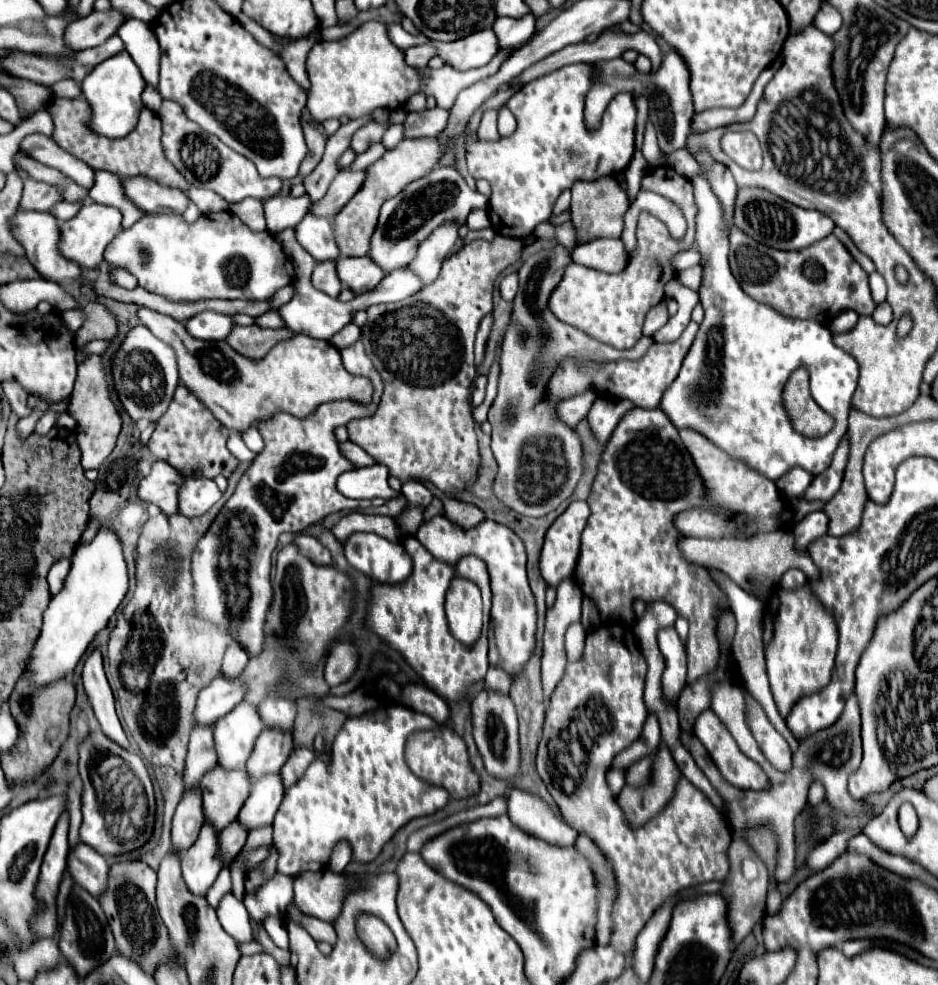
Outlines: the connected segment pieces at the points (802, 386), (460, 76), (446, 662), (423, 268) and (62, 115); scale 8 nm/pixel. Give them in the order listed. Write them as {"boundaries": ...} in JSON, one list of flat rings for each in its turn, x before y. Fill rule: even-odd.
{"boundaries":[[[797,368,791,374,783,390,783,398,785,398,785,408,791,416,793,428,803,436,817,438,833,430,835,420,823,410,819,410,819,406,811,398,809,372,805,368]],[[365,22,361,24,359,30,355,30,353,34,341,38,341,40,333,40,333,42,317,42,307,58,307,74,311,80,311,90,309,90,309,112,317,122,329,120,329,118,359,118,363,114,371,114,377,108,399,108,411,94,415,92,423,92,427,96,433,96,437,106,450,109,456,96,465,87,489,78,491,74,495,74,499,70,499,64,503,60,507,60,509,54,513,54,517,48,507,48,507,50,499,50,499,56,495,56,487,66,483,68,475,68,475,70,467,70,467,72,457,72,451,70,451,66,443,66,439,70,431,70,429,66,422,69,409,68,405,64,403,52,387,38,387,30,381,22]],[[415,536,403,538,405,550,413,558,413,574,407,582,401,584,375,584,371,590,371,608,367,618,367,630,379,634,391,648,403,654,407,664,415,668,425,682,447,700,463,700,465,688,481,678,487,672,487,626,490,622,491,588,489,574,485,562,475,556,465,556,459,560,457,568,439,562,433,558,423,544],[459,574,471,582,475,582,483,594,483,634,473,646,465,646,455,640,447,628,447,618,443,612,445,592,449,588,451,578]],[[439,226,439,230,435,230,435,234,427,238,427,242,421,242,415,260,409,264,409,270,415,272,425,286,435,282,441,264,457,238,459,238,457,226]],[[53,98,53,102,49,104,53,122,55,122,55,132,51,134,51,140,63,148,65,152,73,154,75,158,83,160,87,166,91,166,93,170,107,170,113,172,121,178,131,178,131,176,147,176,163,186,171,186,171,188,179,188,179,190,187,190,187,180,175,170,175,166,171,166,171,162,167,162,165,154,163,154,163,146,161,146,161,122,159,116,153,114,149,108,141,110,139,116,139,124,137,128,127,134,125,138,107,138,101,136,93,130,89,130,87,122,91,118,91,106,85,98],[123,172,133,172,133,174,123,174]]]}

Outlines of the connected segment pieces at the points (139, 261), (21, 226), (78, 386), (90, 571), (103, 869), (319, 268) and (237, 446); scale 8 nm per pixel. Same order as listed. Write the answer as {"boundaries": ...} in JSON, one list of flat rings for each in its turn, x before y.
{"boundaries":[[[173,212,145,214,129,230,121,230,103,254,113,268,123,268,133,274,147,292,159,294,169,302,199,302,199,300,267,300,279,288,293,282,293,266,271,232,253,232,233,212,205,214,197,222,187,224,183,216]],[[21,206,17,208,15,216,11,218,11,234,17,238,17,242,25,248,27,260,43,274,47,280,61,282,65,278,77,278,81,274,79,266,75,262,69,262,61,252,59,252,59,240,61,240,61,230,59,222,51,212,37,212,37,210,23,210]],[[87,354,85,360,79,364,77,380,75,380,75,390,71,394,71,406,69,414,77,422,77,442,81,446,83,458,81,464,85,470,99,470,99,466,107,460,107,456,113,452,117,436,121,432,121,416,111,400,111,388,103,370,103,358,97,354]],[[103,526,91,542,77,546,71,558,71,572,65,580,65,586,57,596,51,598,49,608,45,610,39,642,35,644,33,658,25,666,23,674,27,674,35,686,71,676,87,646,103,628,107,628,109,618,115,614,127,590,129,576,123,556,123,542,111,528]],[[79,842,71,850,67,862,75,884,85,888,93,898,99,898,107,890,109,864,101,854,91,850,91,846]],[[319,262,313,270,313,286,325,294,329,294,331,298,337,298,341,292,341,280,337,276,337,268,335,262]],[[235,432,229,436,227,448,229,448,231,454,233,454,235,458,239,458,241,462,251,462,256,456,254,452,251,452,251,450,245,446,245,442,241,440,241,434,235,434]]]}

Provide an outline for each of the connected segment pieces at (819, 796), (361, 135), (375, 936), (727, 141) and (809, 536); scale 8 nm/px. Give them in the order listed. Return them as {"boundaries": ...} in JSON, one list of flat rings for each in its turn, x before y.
{"boundaries":[[[813,782,813,784,809,786,809,806,815,808,823,798,825,798,825,788,823,788,823,784,821,784,821,782]],[[371,122,371,124,363,126,363,128,359,128,359,130,353,134,353,138,351,138,351,148,355,150,355,154,363,154,371,144,381,142,385,130,387,130,387,128,381,126,381,124,377,124,377,122]],[[363,916,359,920,359,936,363,940,363,944,379,958,387,958,395,950,396,940,389,928,373,918,373,916]],[[727,132,727,136,721,138,721,148,741,168,761,166,761,146,751,132]],[[813,512,793,528,795,540,799,542,799,546,807,548,807,544,811,544,815,538,821,538,827,534,827,524,829,524,827,514]]]}

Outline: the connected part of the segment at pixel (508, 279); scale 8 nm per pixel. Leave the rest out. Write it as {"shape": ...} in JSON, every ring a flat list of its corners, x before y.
{"shape":[[509,274,501,282,501,296,503,296,503,300,513,300,513,296,517,294,517,282,513,282,513,278,517,278,517,274]]}

